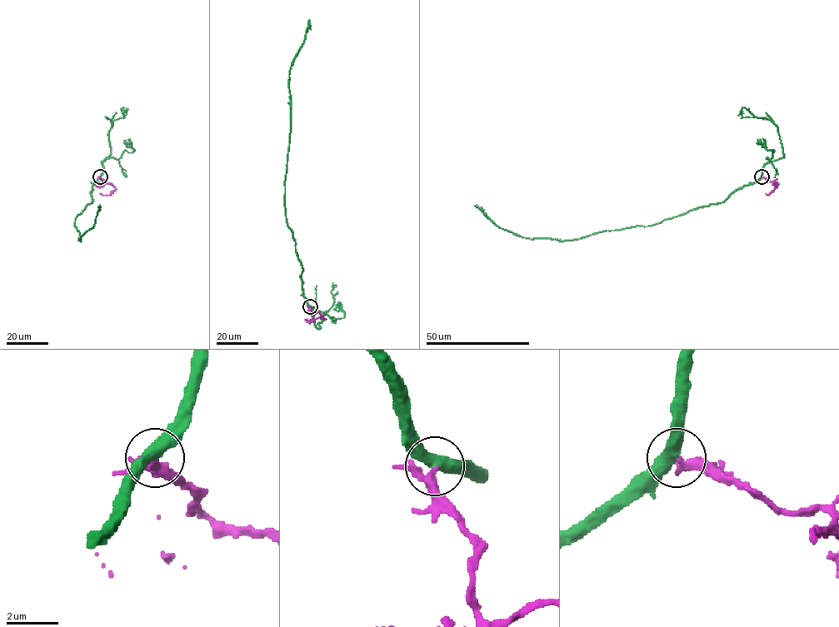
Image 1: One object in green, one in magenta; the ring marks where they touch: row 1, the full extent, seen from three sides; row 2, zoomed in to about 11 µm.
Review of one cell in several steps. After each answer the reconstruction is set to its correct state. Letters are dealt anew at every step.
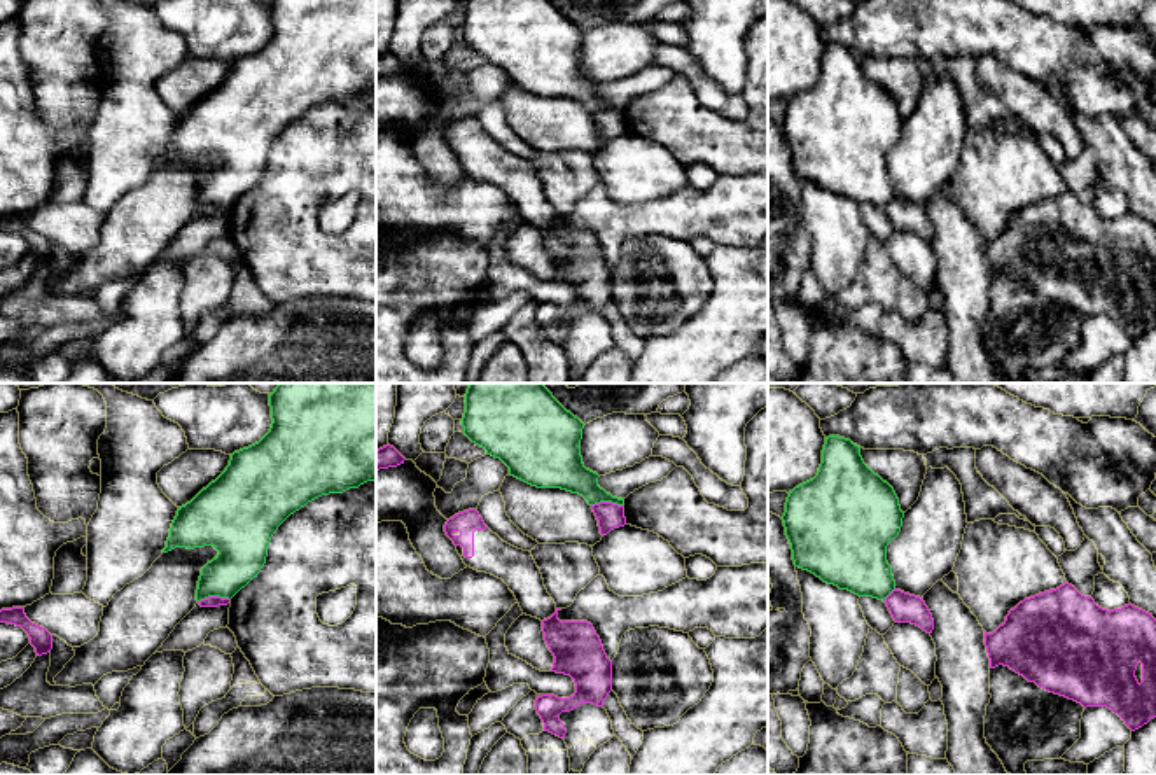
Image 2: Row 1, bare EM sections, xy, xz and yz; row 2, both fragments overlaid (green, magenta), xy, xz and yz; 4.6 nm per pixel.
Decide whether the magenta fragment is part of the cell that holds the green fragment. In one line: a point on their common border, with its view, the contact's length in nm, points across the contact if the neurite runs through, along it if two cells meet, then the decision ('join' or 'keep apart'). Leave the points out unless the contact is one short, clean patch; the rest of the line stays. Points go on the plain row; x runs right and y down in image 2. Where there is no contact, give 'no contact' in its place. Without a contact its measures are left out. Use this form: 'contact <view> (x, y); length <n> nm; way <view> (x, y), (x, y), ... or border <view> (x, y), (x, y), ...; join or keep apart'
contact xy (214, 203); length 150 nm; border xy (229, 207), (205, 205), (198, 210); keep apart

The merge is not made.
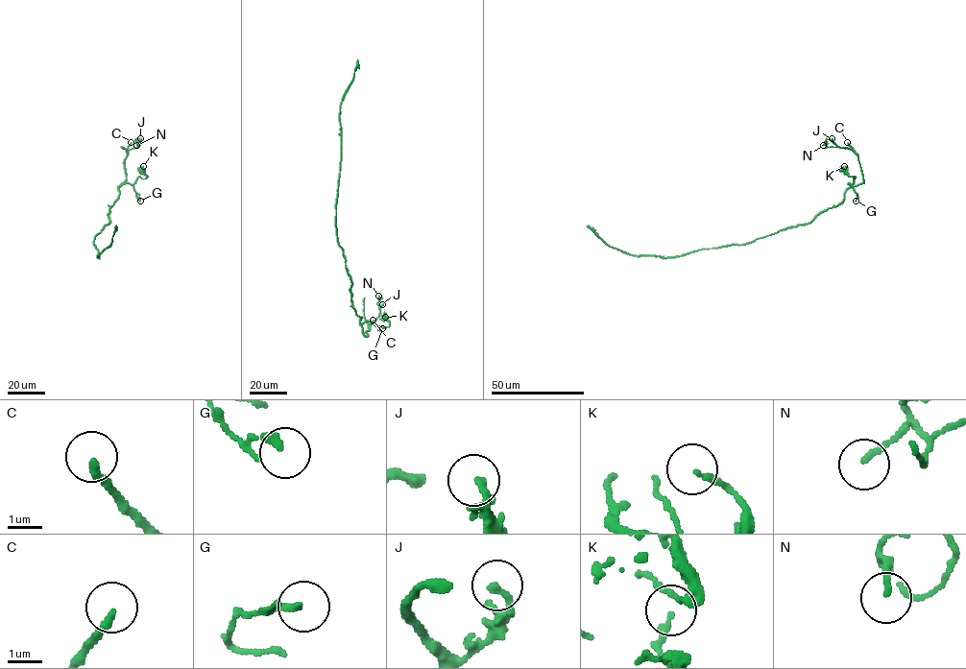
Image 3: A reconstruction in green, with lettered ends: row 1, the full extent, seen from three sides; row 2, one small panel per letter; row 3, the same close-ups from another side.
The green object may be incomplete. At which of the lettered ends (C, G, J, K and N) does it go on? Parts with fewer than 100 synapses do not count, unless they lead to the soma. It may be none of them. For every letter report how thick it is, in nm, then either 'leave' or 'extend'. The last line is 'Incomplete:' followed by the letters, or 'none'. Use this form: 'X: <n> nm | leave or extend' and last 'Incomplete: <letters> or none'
C: 240 nm | extend
G: 200 nm | leave
J: 220 nm | leave
K: 130 nm | leave
N: 140 nm | leave
Incomplete: C

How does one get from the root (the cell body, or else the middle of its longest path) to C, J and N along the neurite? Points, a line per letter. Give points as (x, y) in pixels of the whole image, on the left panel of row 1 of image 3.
C: (96, 234), (109, 222), (109, 209), (118, 196), (118, 187), (126, 179), (124, 160), (131, 142)
J: (96, 234), (109, 222), (109, 209), (126, 179), (124, 158), (140, 138)
N: (96, 234), (109, 222), (109, 209), (126, 179), (124, 158), (130, 149), (137, 147), (137, 138), (136, 145)

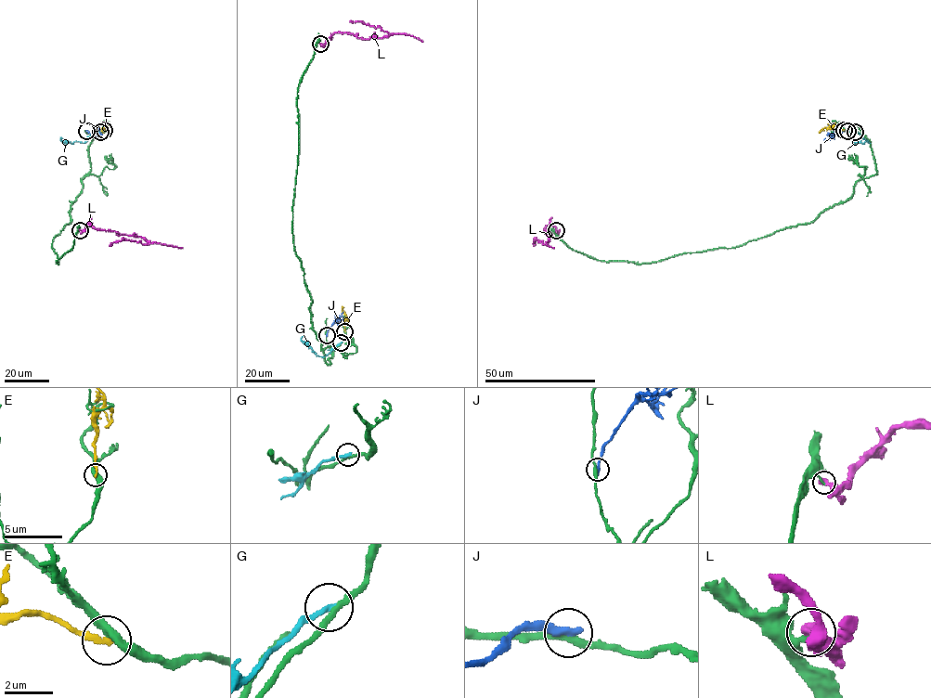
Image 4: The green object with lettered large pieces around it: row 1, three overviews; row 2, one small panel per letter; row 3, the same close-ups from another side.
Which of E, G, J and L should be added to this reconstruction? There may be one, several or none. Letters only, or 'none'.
none

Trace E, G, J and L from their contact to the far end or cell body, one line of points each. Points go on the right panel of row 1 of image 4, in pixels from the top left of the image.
E: (844, 130), (823, 128), (820, 133)
G: (855, 132), (869, 142), (855, 142), (848, 137)
J: (847, 131), (834, 134), (829, 140), (825, 137)
L: (555, 230), (549, 225), (545, 228), (551, 235), (549, 240), (543, 244), (535, 240), (534, 246)

